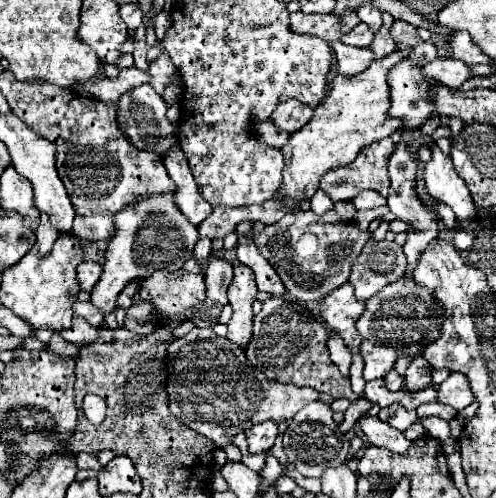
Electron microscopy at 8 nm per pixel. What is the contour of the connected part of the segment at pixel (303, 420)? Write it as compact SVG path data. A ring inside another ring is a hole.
M310 402L290 422L290 428L284 432L284 452L288 464L294 466L302 476L320 478L326 468L336 468L346 462L350 442L340 426L332 420L332 408L322 402Z

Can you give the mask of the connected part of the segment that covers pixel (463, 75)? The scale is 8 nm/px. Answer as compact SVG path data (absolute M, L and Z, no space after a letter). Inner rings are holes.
M436 58L434 62L428 62L426 66L422 66L422 74L448 88L458 88L464 80L472 76L472 72L464 62L446 60L446 58Z

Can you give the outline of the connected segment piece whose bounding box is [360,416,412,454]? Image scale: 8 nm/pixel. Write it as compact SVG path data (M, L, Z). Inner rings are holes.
M378 416L360 418L360 428L372 446L386 448L396 454L406 452L406 448L410 448L410 444L412 444L400 430L382 422Z

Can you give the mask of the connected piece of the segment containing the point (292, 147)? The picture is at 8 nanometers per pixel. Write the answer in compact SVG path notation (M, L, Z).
M410 50L404 52L392 52L390 56L384 56L382 60L372 62L364 72L358 76L336 76L332 80L332 90L326 94L326 98L316 106L314 116L310 122L290 134L288 142L284 144L284 176L278 192L274 198L294 198L294 204L298 206L302 200L310 200L314 192L318 190L318 180L324 172L344 166L356 158L356 154L370 142L382 140L390 134L394 134L402 122L400 120L388 120L386 112L390 108L390 88L386 82L386 76L390 68L406 58Z

